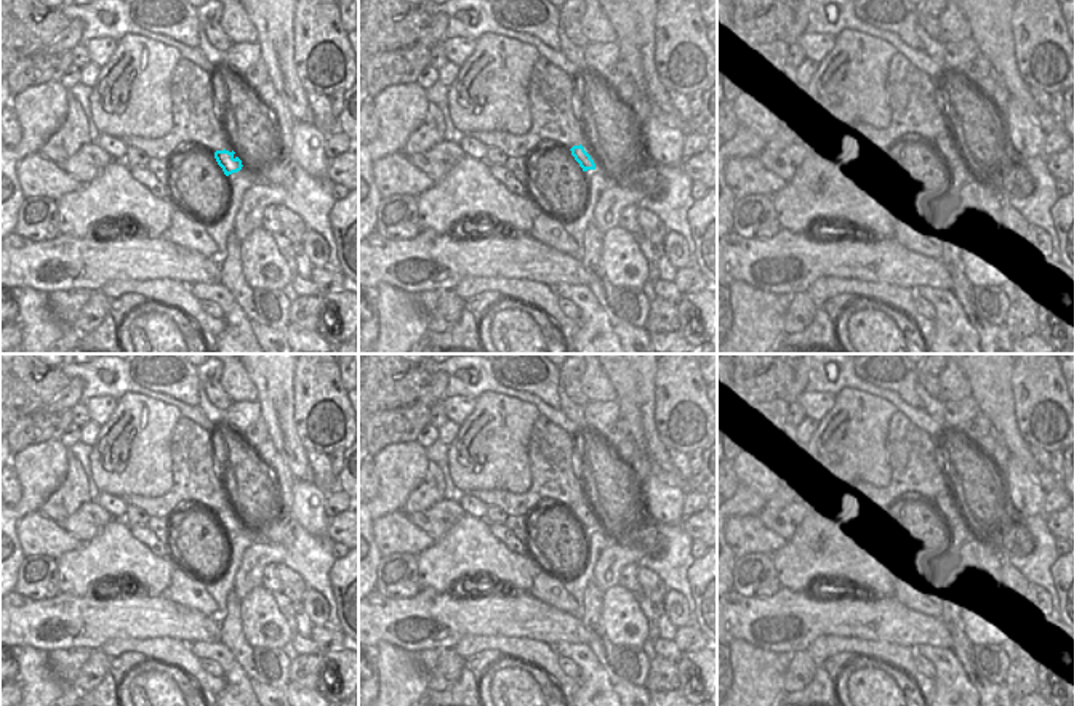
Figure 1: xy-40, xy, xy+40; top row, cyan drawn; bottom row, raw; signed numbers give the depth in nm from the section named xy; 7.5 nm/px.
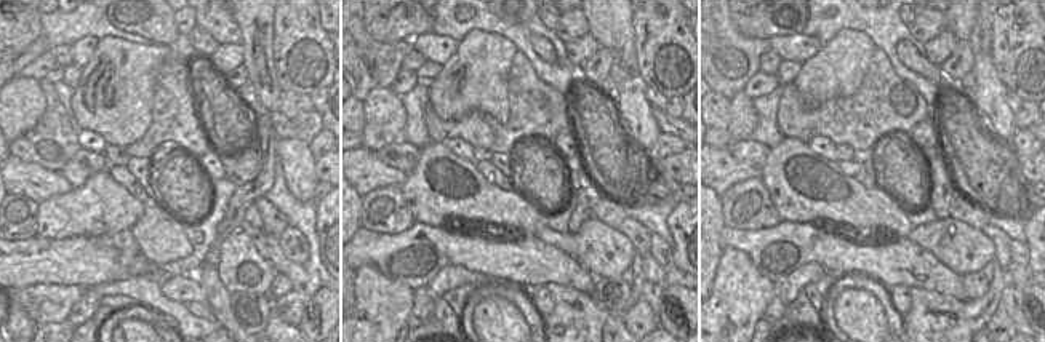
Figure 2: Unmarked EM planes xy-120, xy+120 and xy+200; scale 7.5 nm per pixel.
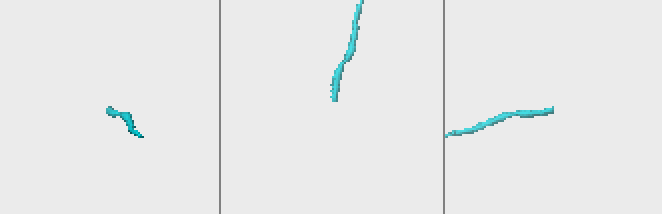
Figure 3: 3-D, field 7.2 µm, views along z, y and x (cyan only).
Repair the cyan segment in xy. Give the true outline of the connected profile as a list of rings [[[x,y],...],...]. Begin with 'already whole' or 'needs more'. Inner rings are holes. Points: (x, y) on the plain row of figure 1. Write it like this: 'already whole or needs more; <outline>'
needs more; [[[589,493],[579,496],[579,503],[573,504],[570,509],[571,509],[571,514],[575,515],[575,519],[583,527],[583,530],[608,532],[608,528],[605,527],[602,517],[599,515],[597,509],[594,506],[594,499]]]

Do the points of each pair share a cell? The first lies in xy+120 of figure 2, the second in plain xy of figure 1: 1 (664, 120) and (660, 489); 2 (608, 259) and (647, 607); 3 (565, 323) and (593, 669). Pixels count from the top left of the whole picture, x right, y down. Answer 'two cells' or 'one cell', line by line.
1: two cells
2: two cells
3: one cell

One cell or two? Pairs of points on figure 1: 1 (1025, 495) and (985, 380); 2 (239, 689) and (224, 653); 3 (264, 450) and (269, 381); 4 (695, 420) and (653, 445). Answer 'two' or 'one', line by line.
1: two
2: one
3: two
4: two

